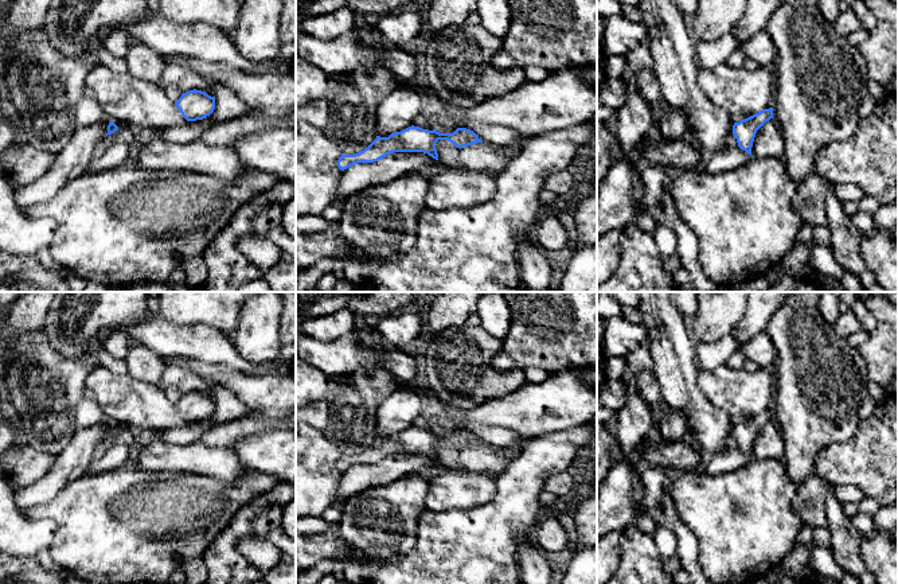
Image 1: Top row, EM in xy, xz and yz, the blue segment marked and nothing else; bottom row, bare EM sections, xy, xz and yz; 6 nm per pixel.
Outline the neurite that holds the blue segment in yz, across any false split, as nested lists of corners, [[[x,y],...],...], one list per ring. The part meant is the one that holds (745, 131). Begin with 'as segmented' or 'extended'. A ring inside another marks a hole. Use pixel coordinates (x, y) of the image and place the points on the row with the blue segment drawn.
as segmented; [[[773,108],[764,109],[739,122],[734,122],[733,135],[738,147],[751,156],[751,147],[757,131],[770,118],[773,118]]]

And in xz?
as segmented; [[[409,126],[389,137],[376,139],[363,151],[355,155],[343,155],[337,160],[339,170],[344,171],[358,163],[374,163],[394,152],[423,152],[438,160],[436,143],[448,140],[457,148],[464,148],[476,143],[483,143],[477,135],[466,128],[457,128],[453,133],[440,133],[436,129],[427,131],[419,126]]]

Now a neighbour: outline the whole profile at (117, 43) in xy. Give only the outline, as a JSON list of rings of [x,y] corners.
[[[114,30],[108,36],[101,39],[101,42],[109,54],[117,58],[125,58],[129,47],[138,42],[138,39],[134,36],[128,36],[120,30]]]

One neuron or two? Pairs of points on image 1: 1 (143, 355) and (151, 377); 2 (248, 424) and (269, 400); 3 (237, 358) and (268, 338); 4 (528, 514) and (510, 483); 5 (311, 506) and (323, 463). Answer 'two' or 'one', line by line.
1: one
2: two
3: two
4: one
5: one

